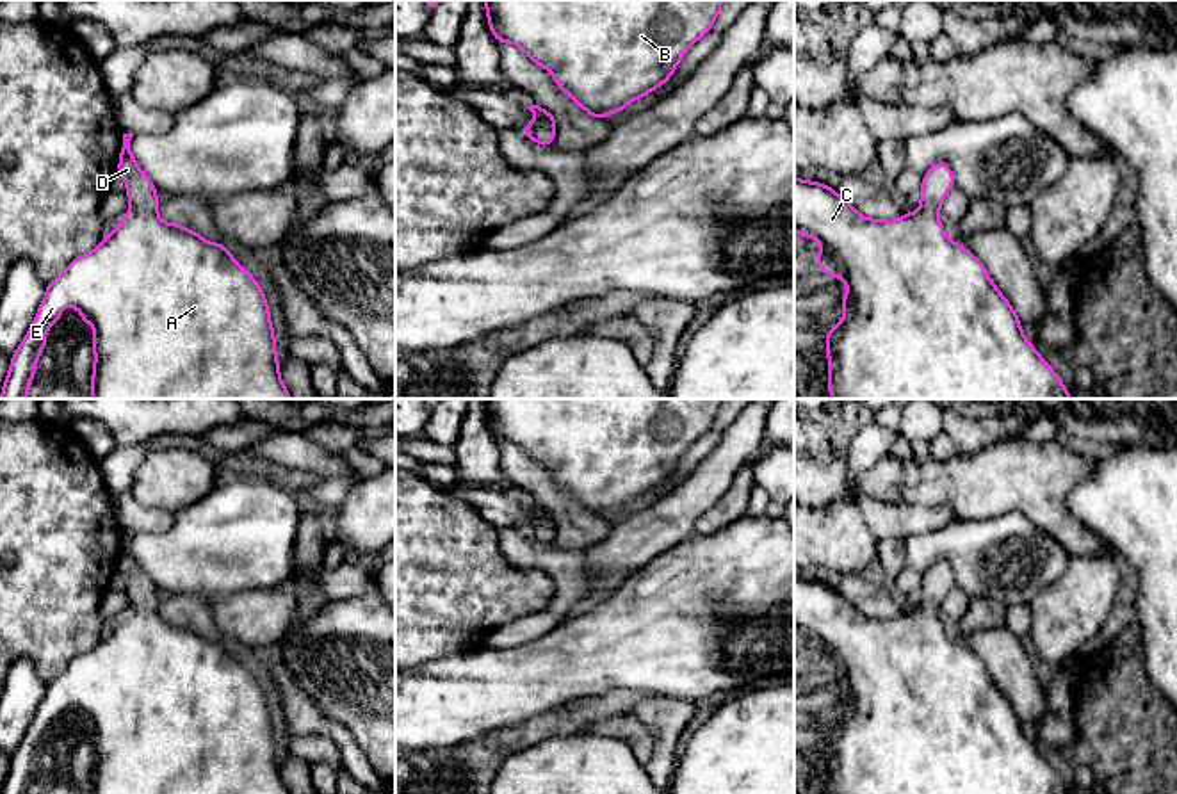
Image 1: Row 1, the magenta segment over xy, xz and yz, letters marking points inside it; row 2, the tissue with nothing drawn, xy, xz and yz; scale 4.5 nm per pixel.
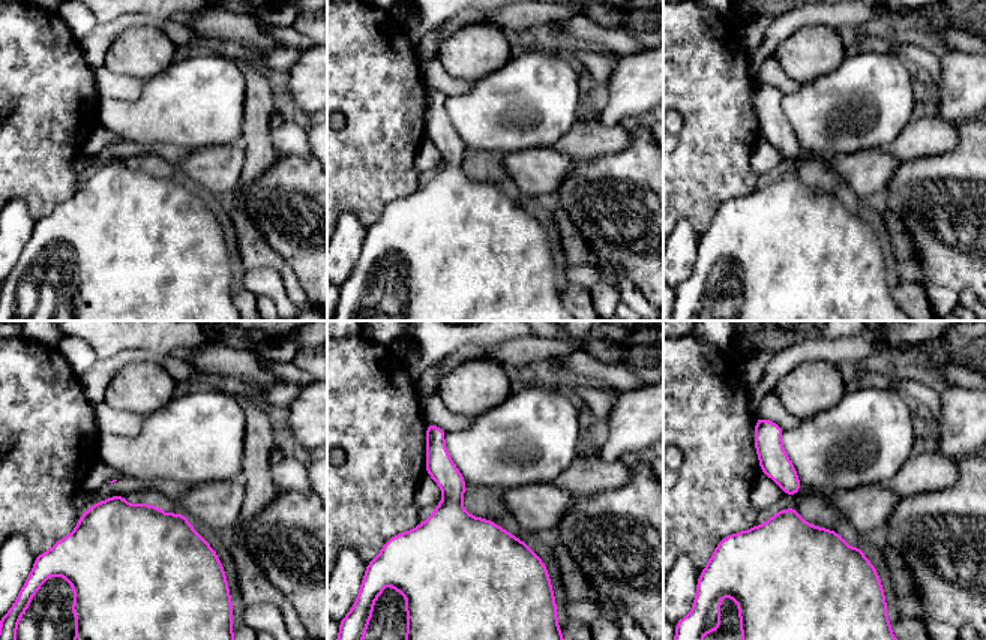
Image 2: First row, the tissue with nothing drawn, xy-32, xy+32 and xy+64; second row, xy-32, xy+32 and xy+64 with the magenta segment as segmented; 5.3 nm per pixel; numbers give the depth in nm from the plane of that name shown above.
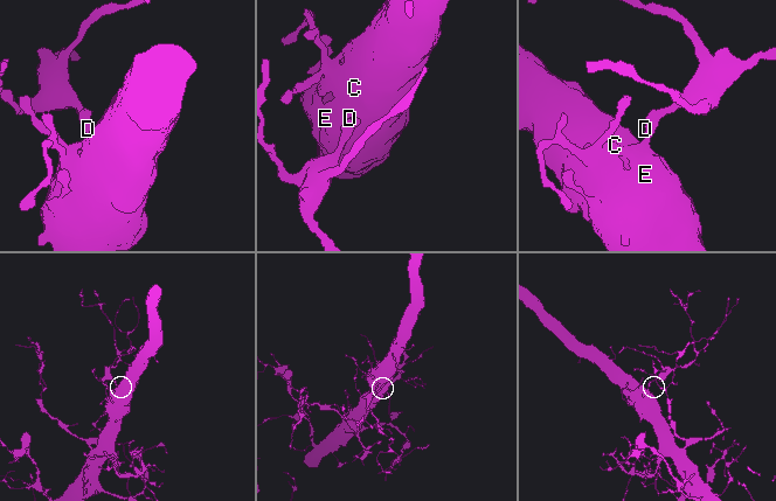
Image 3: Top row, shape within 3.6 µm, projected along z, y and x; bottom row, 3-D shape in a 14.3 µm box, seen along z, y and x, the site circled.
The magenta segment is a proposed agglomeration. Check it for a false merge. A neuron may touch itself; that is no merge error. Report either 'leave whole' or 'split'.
leave whole

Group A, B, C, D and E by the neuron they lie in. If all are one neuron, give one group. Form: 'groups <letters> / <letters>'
groups A B C D E

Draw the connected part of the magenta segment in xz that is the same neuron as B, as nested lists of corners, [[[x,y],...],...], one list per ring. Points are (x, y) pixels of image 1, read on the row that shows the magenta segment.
[[[484,0],[499,43],[513,43],[548,69],[557,87],[593,116],[623,110],[670,80],[682,55],[710,32],[725,0]]]

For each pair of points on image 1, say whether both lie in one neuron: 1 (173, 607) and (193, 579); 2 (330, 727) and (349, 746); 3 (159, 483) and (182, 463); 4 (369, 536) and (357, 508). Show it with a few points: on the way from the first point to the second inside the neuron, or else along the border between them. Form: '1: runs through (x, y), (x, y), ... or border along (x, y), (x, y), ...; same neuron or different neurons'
1: border along (170, 593), (184, 593), (191, 599); different neurons
2: runs through (335, 732), (344, 741); same neuron
3: runs through (164, 481), (177, 469); same neuron
4: runs through (369, 529), (369, 520), (364, 515); same neuron

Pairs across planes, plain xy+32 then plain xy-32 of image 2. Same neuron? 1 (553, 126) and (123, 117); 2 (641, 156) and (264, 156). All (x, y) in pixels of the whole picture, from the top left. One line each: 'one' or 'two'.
1: one
2: two

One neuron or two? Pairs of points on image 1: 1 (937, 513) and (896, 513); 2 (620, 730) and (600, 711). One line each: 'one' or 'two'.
1: one
2: two

